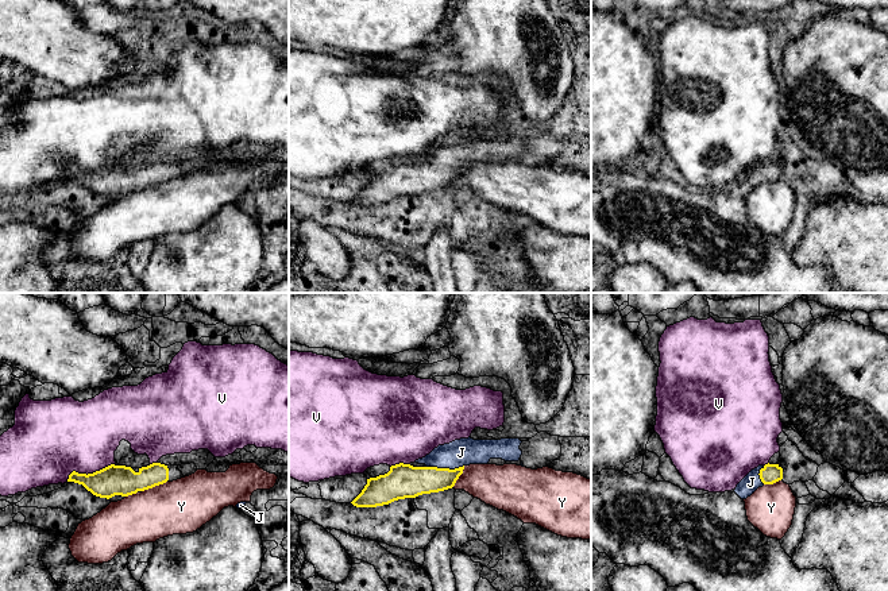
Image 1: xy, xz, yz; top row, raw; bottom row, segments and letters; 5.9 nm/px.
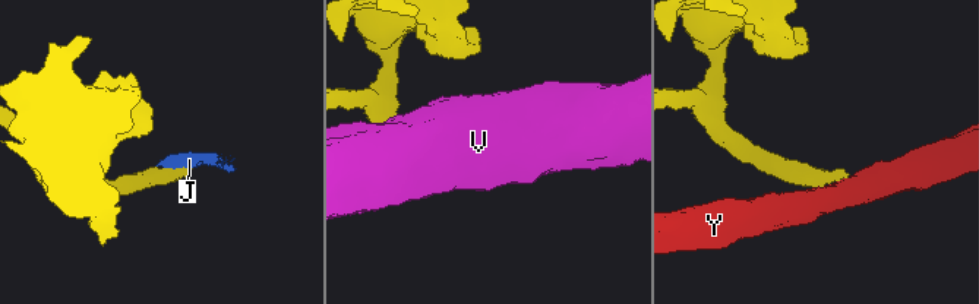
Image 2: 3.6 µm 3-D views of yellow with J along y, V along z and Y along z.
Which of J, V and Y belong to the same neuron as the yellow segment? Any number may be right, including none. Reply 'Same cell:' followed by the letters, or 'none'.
Same cell: J

